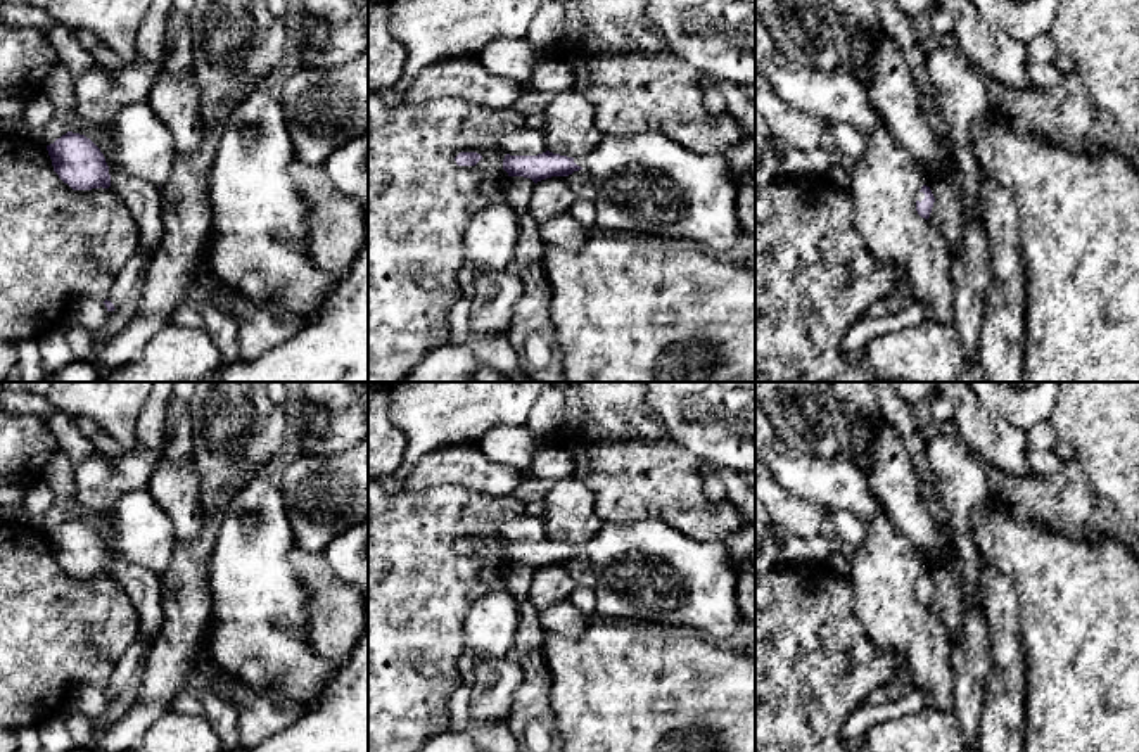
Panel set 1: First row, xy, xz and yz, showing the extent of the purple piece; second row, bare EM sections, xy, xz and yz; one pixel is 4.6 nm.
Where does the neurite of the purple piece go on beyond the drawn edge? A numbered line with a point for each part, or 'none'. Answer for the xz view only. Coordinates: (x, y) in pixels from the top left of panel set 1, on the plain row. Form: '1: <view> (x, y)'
1: xz (647, 571)

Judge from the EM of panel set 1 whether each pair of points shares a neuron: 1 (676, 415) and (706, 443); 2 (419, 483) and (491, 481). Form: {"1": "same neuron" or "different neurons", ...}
{"1": "same neuron", "2": "same neuron"}

